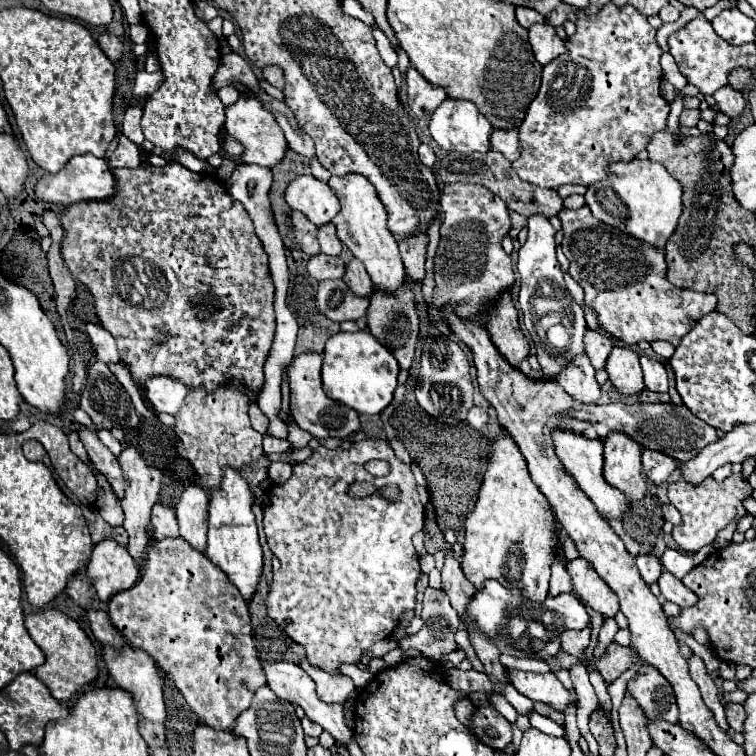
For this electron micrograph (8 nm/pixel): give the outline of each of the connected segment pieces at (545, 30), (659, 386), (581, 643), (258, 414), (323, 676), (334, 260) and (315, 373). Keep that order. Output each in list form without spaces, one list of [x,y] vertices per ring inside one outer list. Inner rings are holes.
[[[540,23],[530,27],[530,45],[540,65],[548,65],[558,55],[568,53],[566,41],[556,35],[556,27],[552,27],[550,23]]]
[[[640,353],[640,365],[642,365],[642,371],[644,371],[646,387],[650,391],[656,391],[656,393],[666,393],[668,391],[668,379],[666,379],[664,365],[660,361],[646,357],[644,353]]]
[[[588,621],[588,627],[584,627],[584,631],[568,631],[560,635],[562,641],[562,651],[582,657],[582,651],[588,647],[590,641],[590,631],[592,631],[592,623]]]
[[[250,403],[250,421],[252,421],[252,427],[258,431],[258,433],[266,433],[268,431],[268,417],[260,411],[260,407],[256,403]]]
[[[310,663],[300,665],[316,683],[316,693],[324,703],[346,703],[348,695],[354,691],[354,683],[350,677],[344,675],[328,675],[322,669],[314,669]]]
[[[318,253],[318,255],[310,257],[310,261],[308,261],[308,273],[316,281],[342,279],[344,267],[346,267],[346,263],[342,261],[342,257],[332,257],[332,255],[324,255],[324,253]]]
[[[306,351],[306,353],[296,355],[292,359],[292,363],[286,367],[288,385],[290,385],[290,413],[298,427],[310,431],[318,439],[326,439],[326,437],[346,439],[360,427],[358,413],[338,401],[332,401],[324,393],[322,381],[320,381],[320,371],[322,371],[322,355],[316,351]]]

